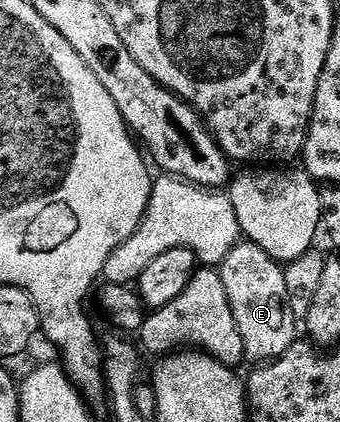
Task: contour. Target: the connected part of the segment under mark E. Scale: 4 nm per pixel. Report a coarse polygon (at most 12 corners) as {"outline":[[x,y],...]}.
{"outline":[[238,241],[219,265],[243,353],[298,342],[285,267]]}

